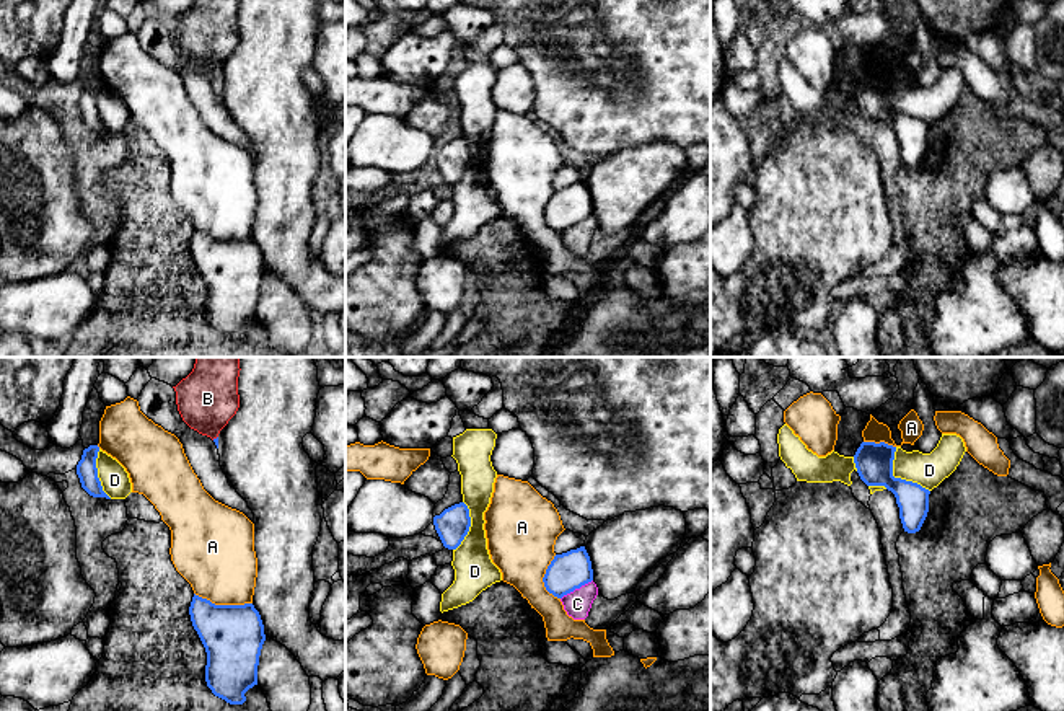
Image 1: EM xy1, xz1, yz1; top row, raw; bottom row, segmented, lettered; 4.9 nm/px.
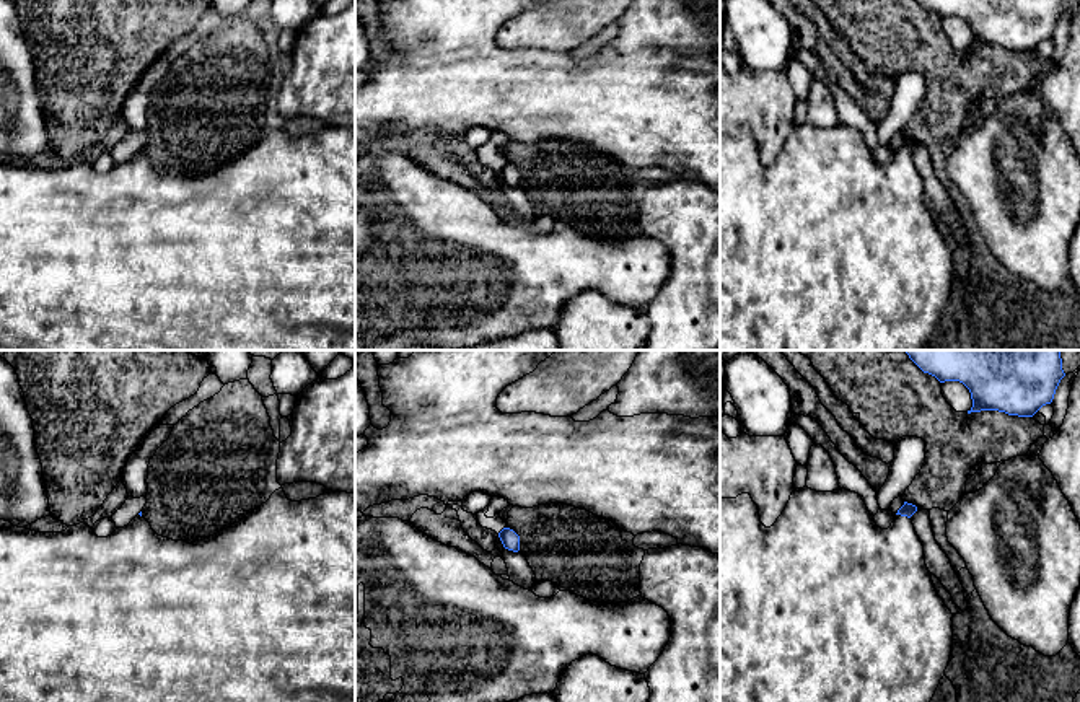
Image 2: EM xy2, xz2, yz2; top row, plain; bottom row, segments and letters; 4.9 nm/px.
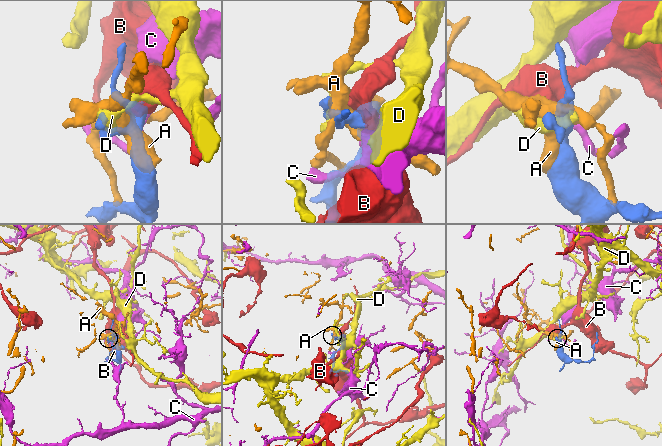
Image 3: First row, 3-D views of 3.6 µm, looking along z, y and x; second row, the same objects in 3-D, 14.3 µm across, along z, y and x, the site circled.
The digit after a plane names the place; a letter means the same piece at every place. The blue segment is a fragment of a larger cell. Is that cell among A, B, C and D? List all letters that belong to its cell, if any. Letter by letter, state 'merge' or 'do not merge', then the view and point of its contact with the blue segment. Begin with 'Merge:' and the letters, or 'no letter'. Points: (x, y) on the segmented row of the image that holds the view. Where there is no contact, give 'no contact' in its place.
Merge: no letter
A: do not merge; meets blue in xy1 at (224, 605)
B: do not merge; meets blue in xy1 at (214, 439)
C: do not merge; meets blue in xz1 at (575, 587)
D: do not merge; meets blue in yz1 at (898, 478)

